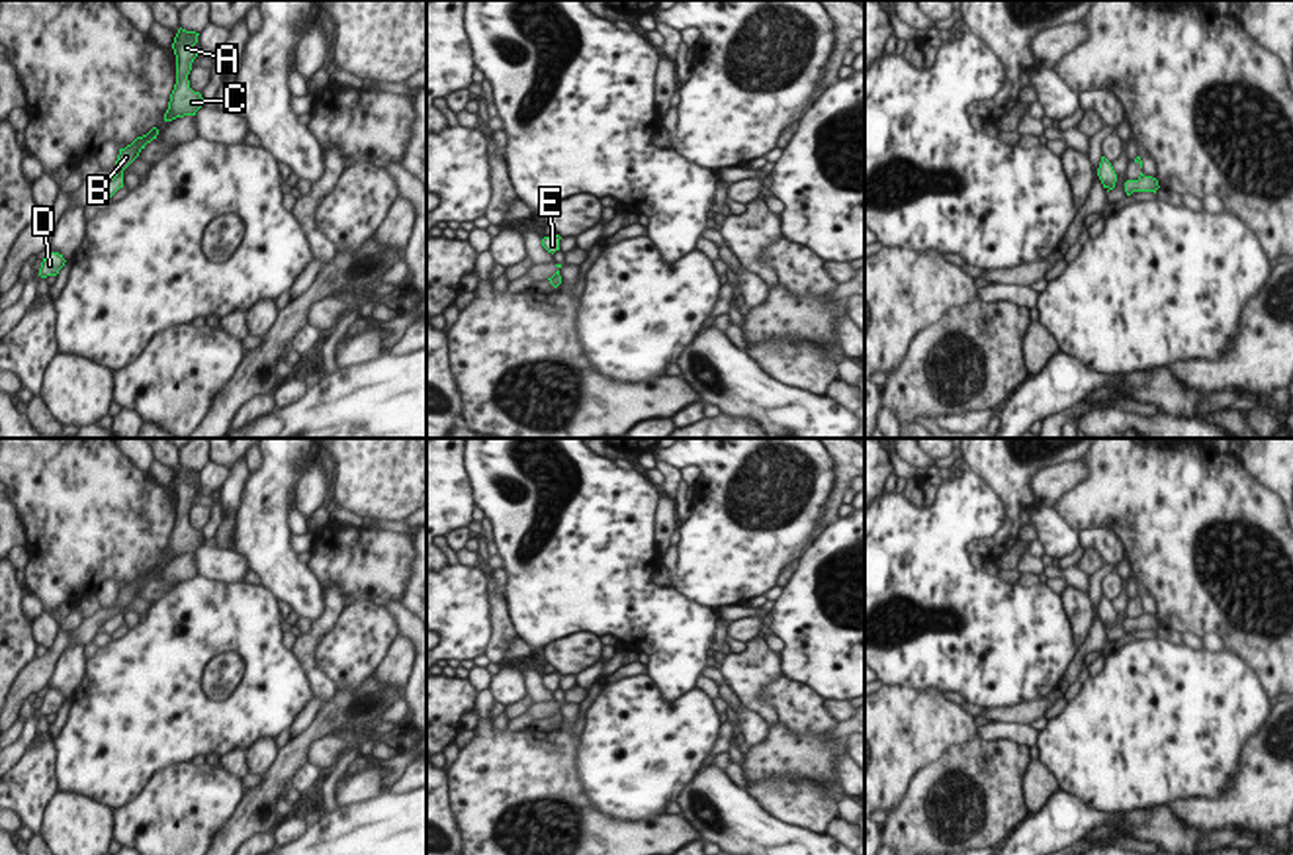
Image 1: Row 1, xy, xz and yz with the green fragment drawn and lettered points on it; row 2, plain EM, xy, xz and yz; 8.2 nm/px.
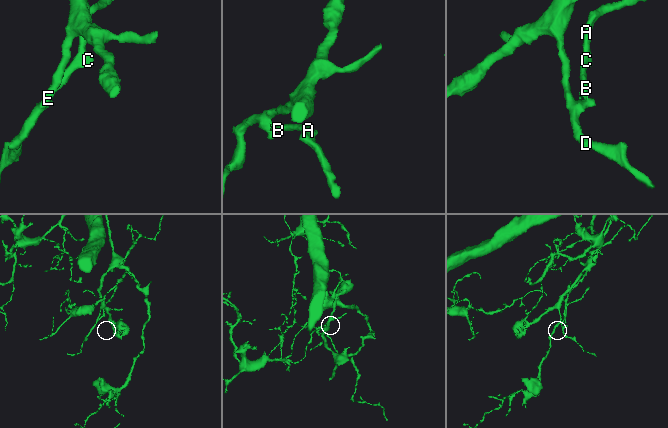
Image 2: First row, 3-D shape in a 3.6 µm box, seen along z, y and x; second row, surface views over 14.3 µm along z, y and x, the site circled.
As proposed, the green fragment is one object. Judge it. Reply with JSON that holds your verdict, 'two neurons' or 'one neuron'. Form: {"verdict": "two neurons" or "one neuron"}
{"verdict": "two neurons"}

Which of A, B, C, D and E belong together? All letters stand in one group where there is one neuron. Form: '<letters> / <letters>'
A B C / D E

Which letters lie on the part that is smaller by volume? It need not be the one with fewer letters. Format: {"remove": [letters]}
{"remove": ["A", "B", "C"]}

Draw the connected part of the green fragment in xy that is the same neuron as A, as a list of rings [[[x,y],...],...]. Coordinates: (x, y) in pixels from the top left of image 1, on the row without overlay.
[[[178,468],[172,487],[176,493],[176,522],[170,532],[168,548],[164,552],[164,560],[172,560],[184,554],[196,554],[196,550],[205,542],[200,530],[190,526],[188,513],[192,509],[192,501],[198,495],[194,483],[198,481],[196,470]]]

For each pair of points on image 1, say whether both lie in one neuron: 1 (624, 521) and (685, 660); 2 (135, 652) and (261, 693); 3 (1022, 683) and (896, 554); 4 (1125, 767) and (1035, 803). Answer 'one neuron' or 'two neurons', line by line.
1: one neuron
2: one neuron
3: one neuron
4: two neurons

